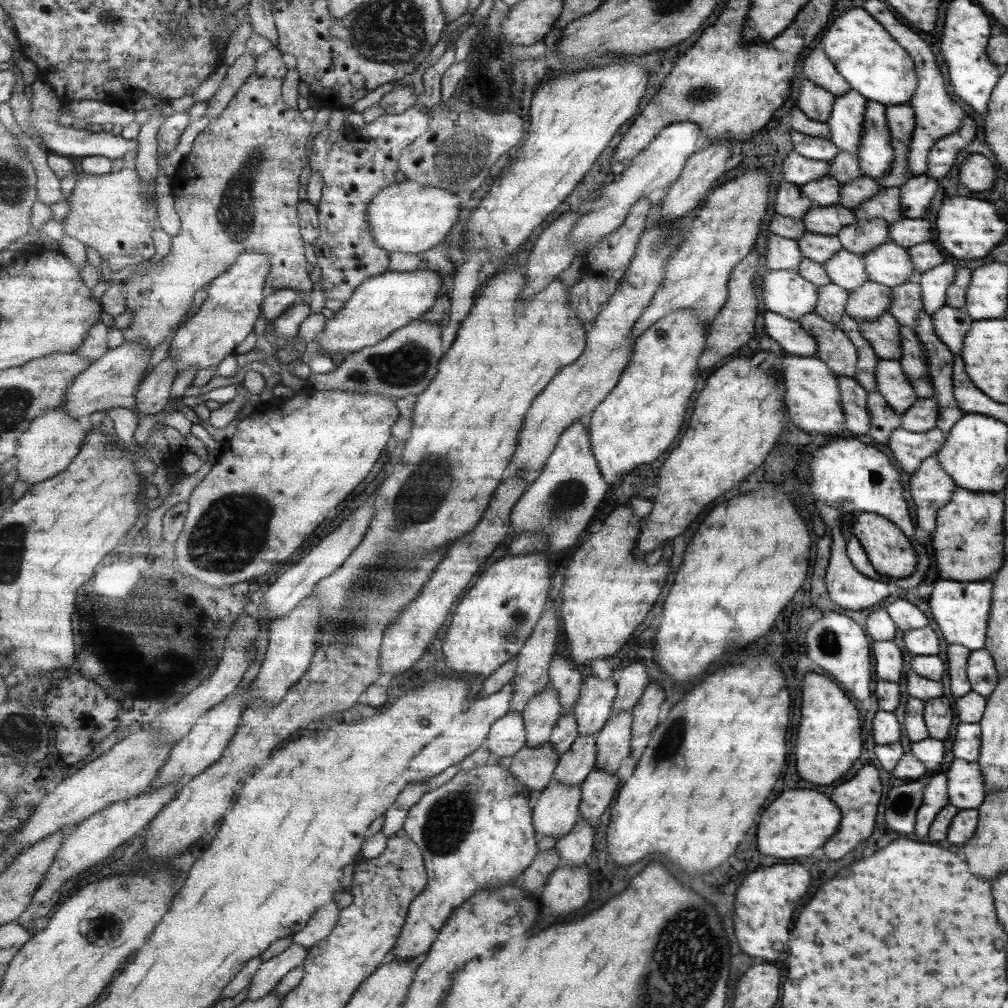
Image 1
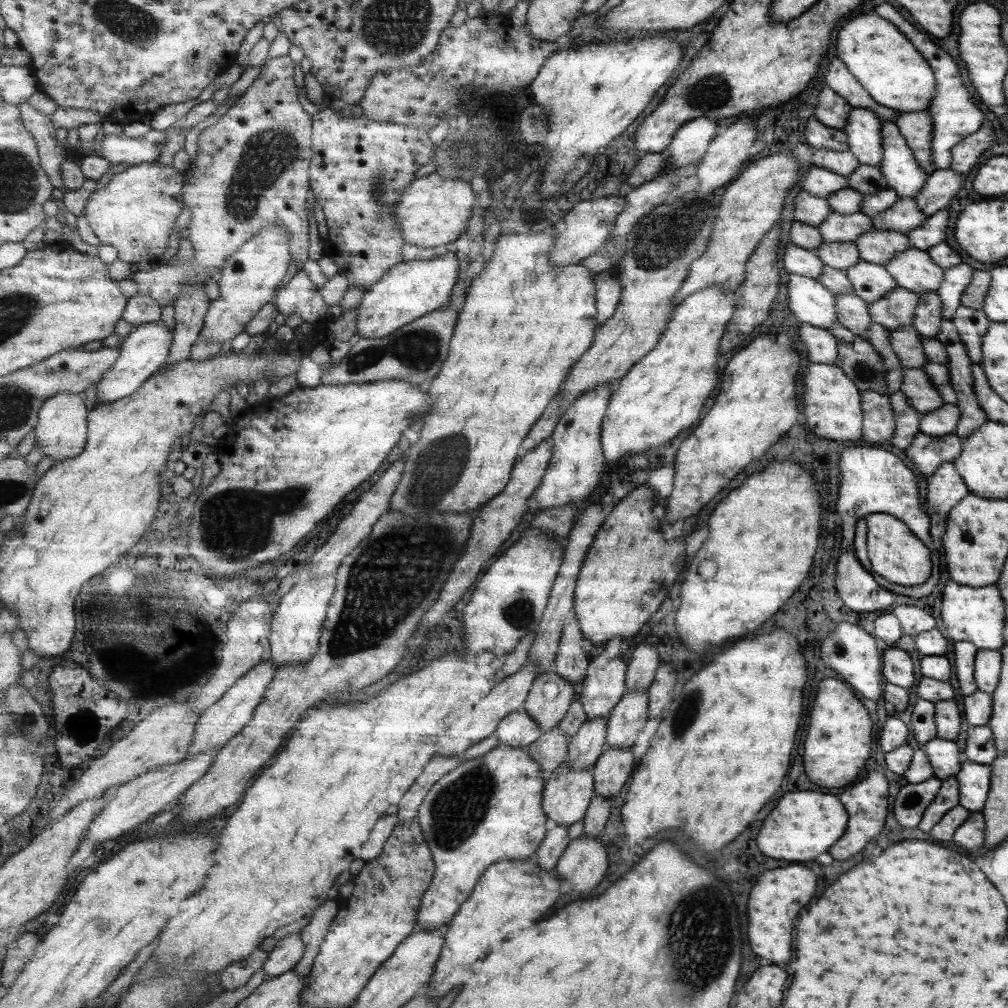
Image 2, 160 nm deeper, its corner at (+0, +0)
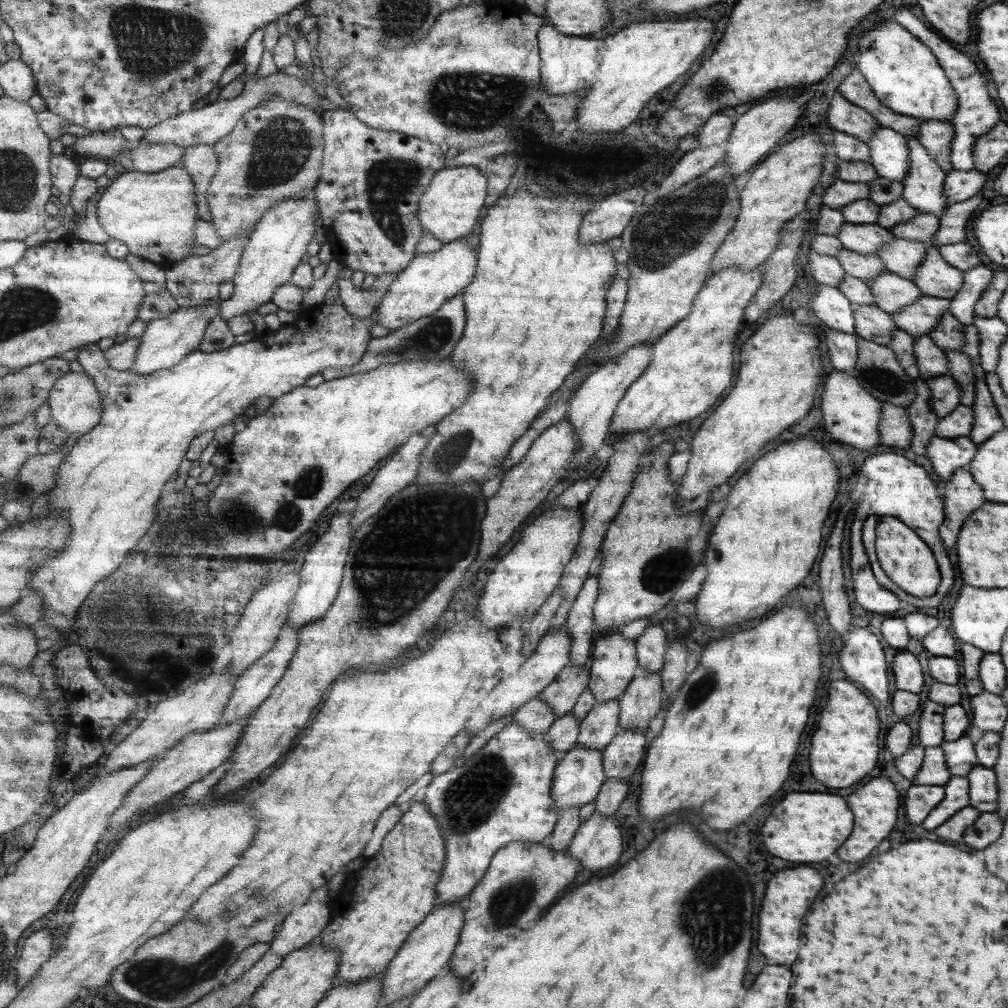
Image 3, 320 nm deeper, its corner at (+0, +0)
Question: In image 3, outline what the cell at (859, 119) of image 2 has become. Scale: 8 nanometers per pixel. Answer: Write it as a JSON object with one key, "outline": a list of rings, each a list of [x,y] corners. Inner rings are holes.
{"outline":[[[879,127],[872,134],[870,141],[867,142],[869,147],[870,160],[869,164],[877,171],[881,178],[888,178],[893,182],[901,183],[909,170],[909,149],[904,135],[889,127]]]}

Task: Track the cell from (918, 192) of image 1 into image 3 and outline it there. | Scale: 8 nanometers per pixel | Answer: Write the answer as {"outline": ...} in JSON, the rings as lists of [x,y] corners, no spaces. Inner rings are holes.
{"outline":[[[950,170],[944,180],[944,195],[948,204],[963,202],[983,190],[987,182],[985,173],[978,170],[959,171]]]}

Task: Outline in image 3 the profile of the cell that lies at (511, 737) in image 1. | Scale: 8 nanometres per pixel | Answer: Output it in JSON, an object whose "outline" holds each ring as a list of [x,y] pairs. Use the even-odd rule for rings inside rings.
{"outline":[[[537,697],[525,702],[512,715],[512,722],[515,721],[515,724],[521,725],[524,729],[542,735],[546,734],[555,719],[551,707]]]}

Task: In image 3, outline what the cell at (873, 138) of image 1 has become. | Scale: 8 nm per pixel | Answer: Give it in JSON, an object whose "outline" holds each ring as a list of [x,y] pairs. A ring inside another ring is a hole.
{"outline":[[[905,135],[909,149],[909,170],[901,182],[902,199],[918,212],[933,214],[938,219],[948,207],[944,195],[946,172],[927,154],[917,139]]]}

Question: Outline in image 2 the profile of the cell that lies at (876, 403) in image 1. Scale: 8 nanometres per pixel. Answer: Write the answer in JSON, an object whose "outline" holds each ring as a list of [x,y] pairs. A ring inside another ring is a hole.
{"outline":[[[897,394],[889,395],[890,405],[894,410],[895,430],[890,442],[893,447],[904,451],[914,441],[919,432],[919,419],[922,417],[913,407],[905,407]]]}

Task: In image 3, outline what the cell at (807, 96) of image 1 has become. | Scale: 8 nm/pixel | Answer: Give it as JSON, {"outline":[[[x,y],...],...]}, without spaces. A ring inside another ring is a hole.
{"outline":[[[839,93],[831,99],[825,117],[837,132],[858,138],[864,143],[869,142],[872,134],[880,127],[867,112],[847,102]]]}

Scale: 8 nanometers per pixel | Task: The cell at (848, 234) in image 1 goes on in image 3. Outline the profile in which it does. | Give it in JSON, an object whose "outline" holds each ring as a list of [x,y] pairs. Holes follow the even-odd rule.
{"outline":[[[894,238],[885,242],[877,255],[884,262],[884,270],[912,280],[914,272],[922,265],[927,254],[927,246],[923,242],[905,238]]]}

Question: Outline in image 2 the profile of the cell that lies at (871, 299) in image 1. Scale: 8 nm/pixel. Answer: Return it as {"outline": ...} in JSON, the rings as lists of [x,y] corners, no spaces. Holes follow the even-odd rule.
{"outline":[[[897,286],[890,289],[888,295],[868,304],[868,311],[873,323],[888,330],[912,325],[916,306],[920,300],[918,294]]]}

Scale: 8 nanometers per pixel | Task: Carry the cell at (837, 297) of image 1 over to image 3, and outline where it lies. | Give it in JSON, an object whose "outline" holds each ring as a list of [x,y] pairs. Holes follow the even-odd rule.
{"outline":[[[852,304],[852,309],[856,321],[855,335],[887,347],[891,333],[896,329],[892,315],[874,304]]]}

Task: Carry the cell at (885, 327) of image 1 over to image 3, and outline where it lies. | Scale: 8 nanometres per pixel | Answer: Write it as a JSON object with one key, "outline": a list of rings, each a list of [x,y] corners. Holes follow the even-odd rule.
{"outline":[[[929,335],[917,336],[913,345],[919,380],[948,374],[946,352]]]}

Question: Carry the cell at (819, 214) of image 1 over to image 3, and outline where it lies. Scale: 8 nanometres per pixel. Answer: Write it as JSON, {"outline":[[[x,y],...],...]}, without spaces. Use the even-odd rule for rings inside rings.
{"outline":[[[844,223],[836,236],[842,249],[855,251],[861,255],[875,255],[885,242],[894,239],[890,229],[881,228],[876,224]]]}

